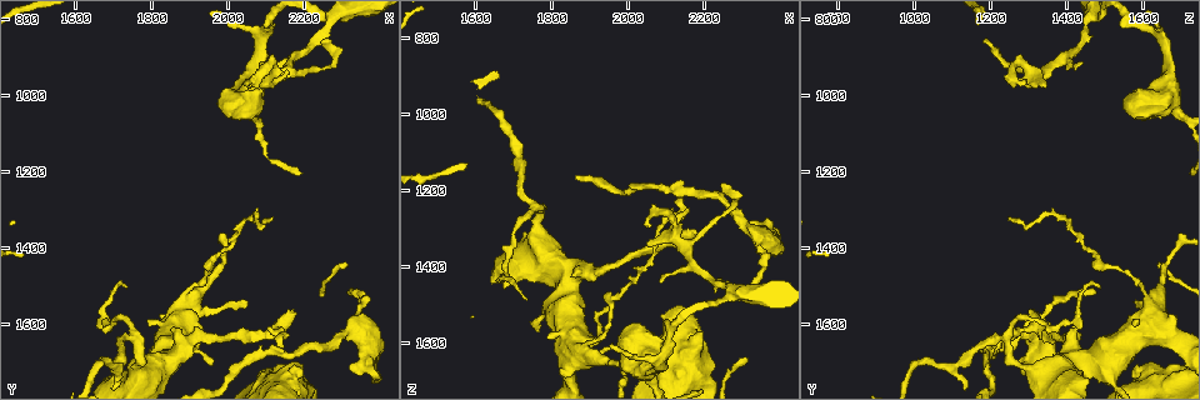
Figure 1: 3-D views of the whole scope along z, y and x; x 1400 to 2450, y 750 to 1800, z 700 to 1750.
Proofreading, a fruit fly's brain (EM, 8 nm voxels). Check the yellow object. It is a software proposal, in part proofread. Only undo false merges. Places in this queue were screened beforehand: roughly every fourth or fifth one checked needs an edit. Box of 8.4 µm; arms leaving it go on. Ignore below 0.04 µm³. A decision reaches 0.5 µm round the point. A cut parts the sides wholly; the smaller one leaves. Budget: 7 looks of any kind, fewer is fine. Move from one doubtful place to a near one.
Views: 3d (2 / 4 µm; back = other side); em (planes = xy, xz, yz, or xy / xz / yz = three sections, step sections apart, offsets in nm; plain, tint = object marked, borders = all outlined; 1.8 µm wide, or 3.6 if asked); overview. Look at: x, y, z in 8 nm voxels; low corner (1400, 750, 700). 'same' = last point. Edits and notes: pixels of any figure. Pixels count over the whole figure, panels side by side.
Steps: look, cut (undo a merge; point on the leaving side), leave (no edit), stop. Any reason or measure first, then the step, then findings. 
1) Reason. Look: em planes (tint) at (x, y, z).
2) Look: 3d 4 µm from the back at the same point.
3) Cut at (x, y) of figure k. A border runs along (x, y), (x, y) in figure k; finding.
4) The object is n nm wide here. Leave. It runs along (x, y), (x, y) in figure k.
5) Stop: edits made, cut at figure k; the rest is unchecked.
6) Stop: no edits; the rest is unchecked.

A fork. Look: em 3.6 µm yz step 16 (tint) at (2135, 1640, 1230).

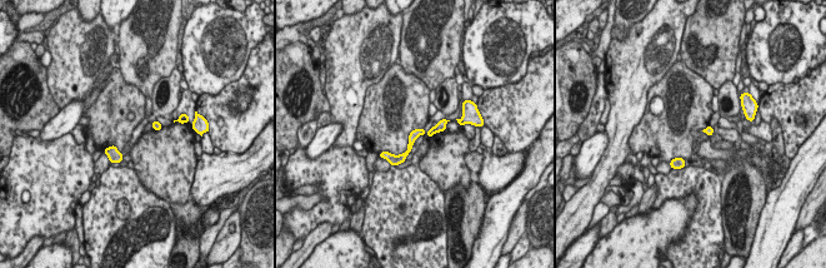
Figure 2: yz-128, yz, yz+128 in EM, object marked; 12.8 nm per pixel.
Look: em 3.6 µm planes (tint) at the same point.

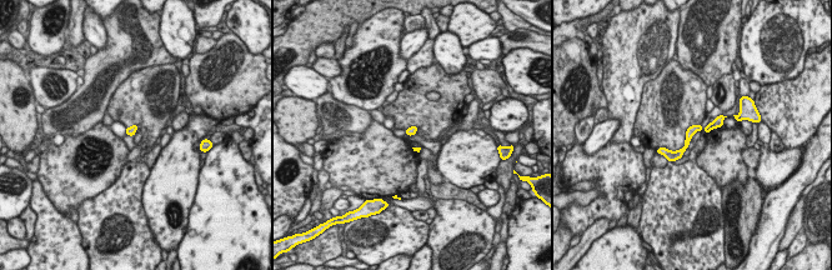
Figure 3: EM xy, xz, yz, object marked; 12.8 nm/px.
Cut at (710, 126) of figure 3. A border runs along (711, 123), (713, 128) in figure 3; two neurons meet here.

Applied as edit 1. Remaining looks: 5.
Calibre changes. Look: em planes (tint) at (1915, 1640, 1415).

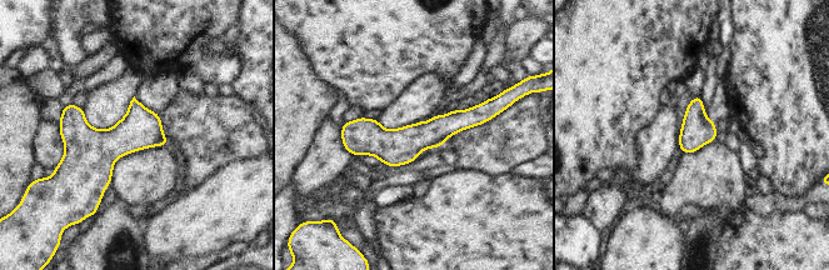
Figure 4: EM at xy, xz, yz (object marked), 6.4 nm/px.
Leave. One neuron here.

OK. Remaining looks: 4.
Stop: edits made, cut at figure 3; the rest is unchecked.

